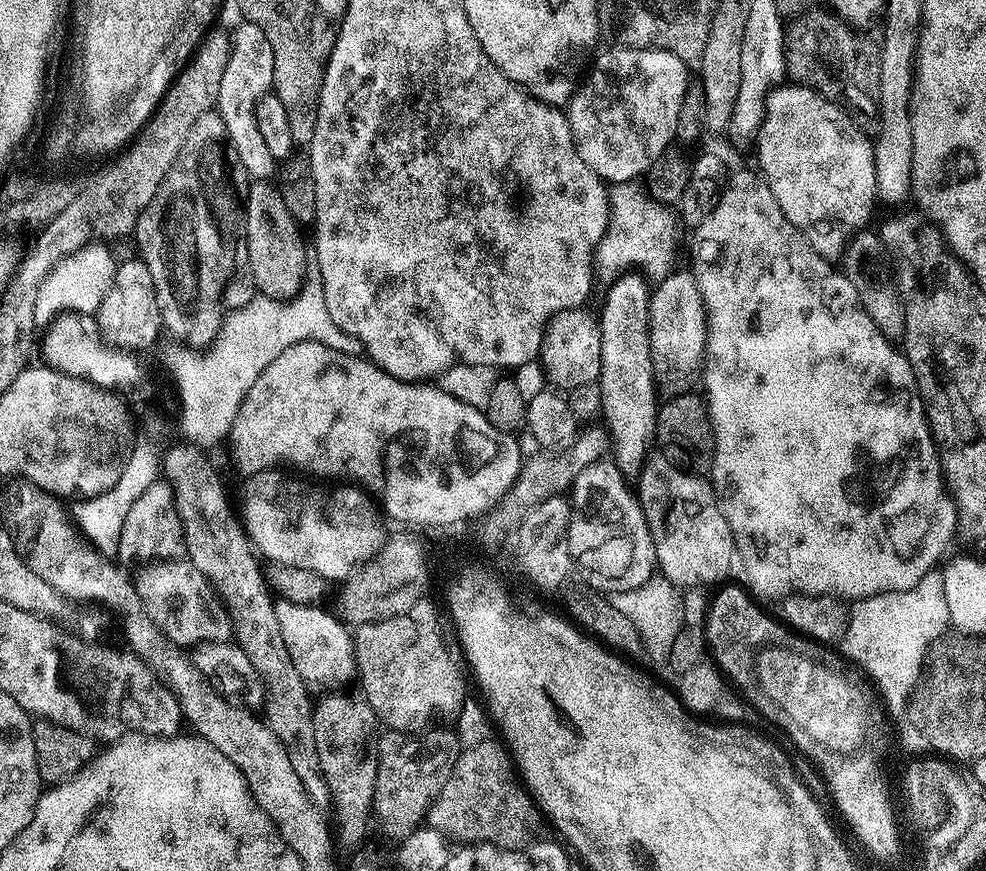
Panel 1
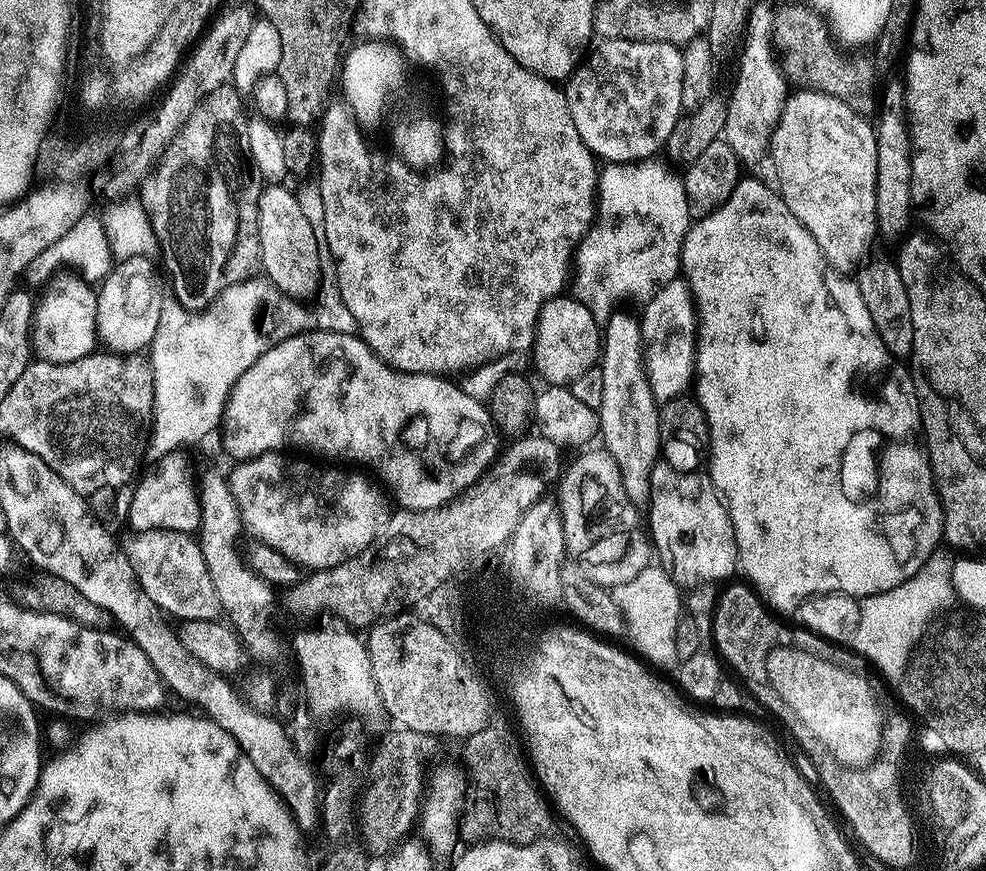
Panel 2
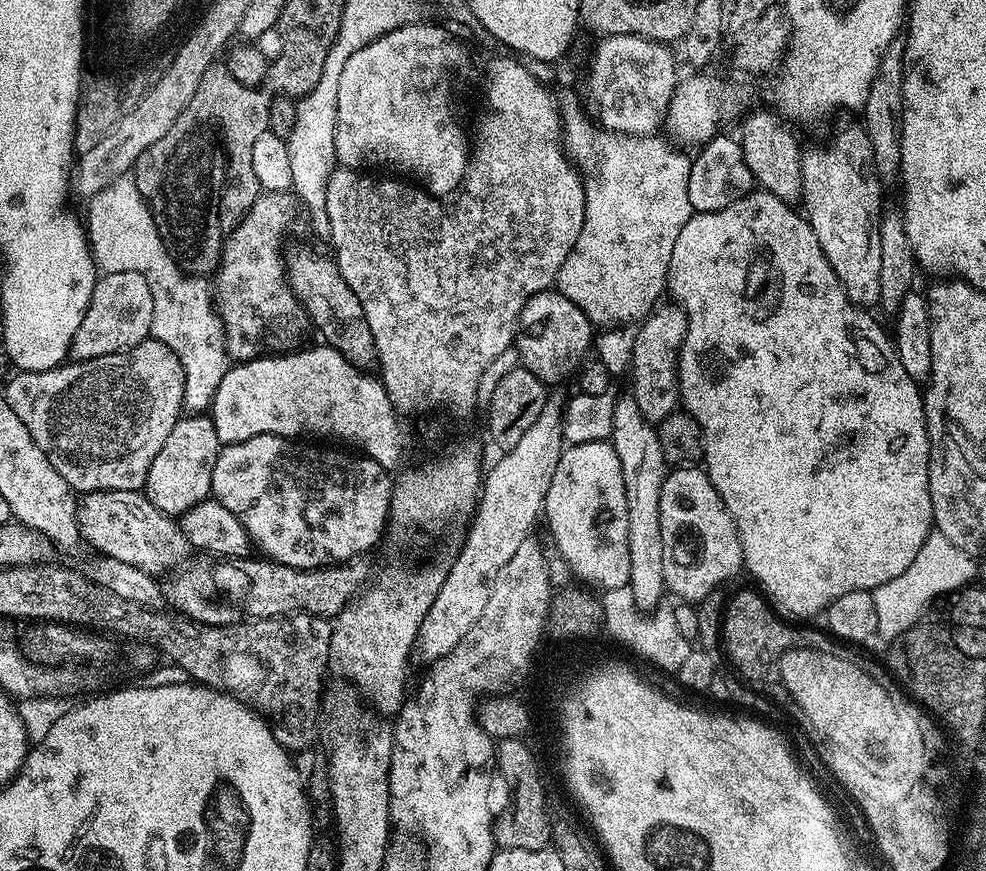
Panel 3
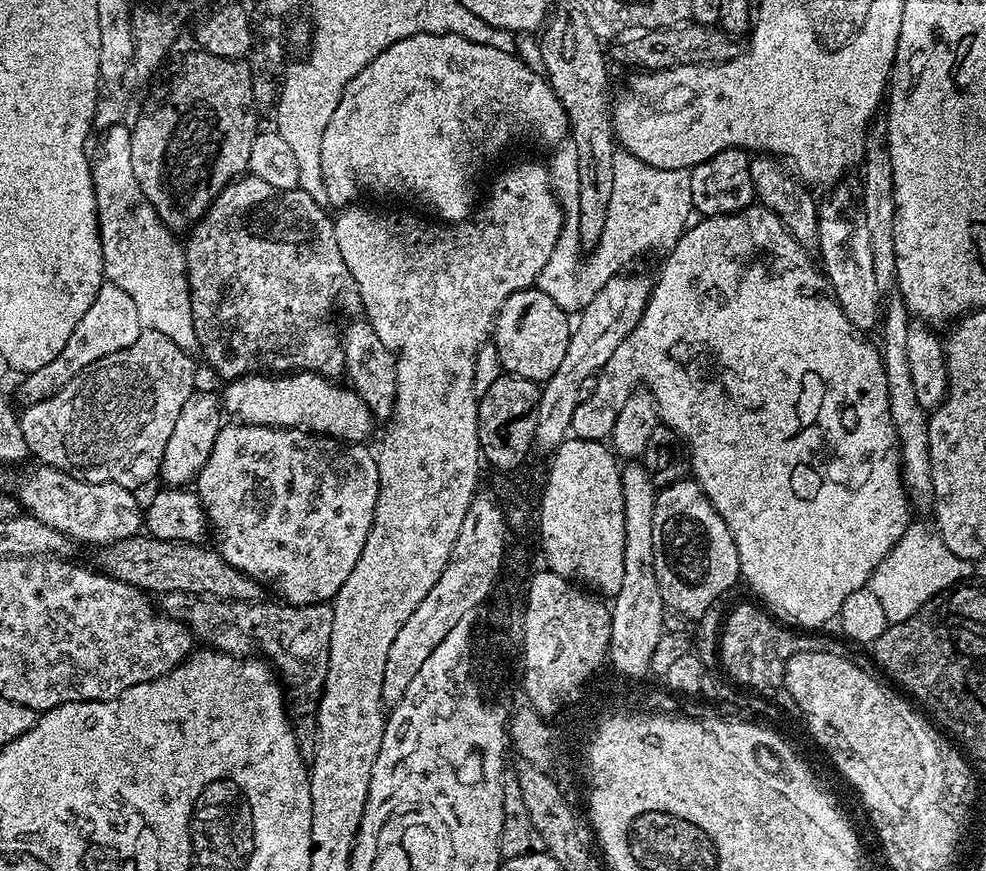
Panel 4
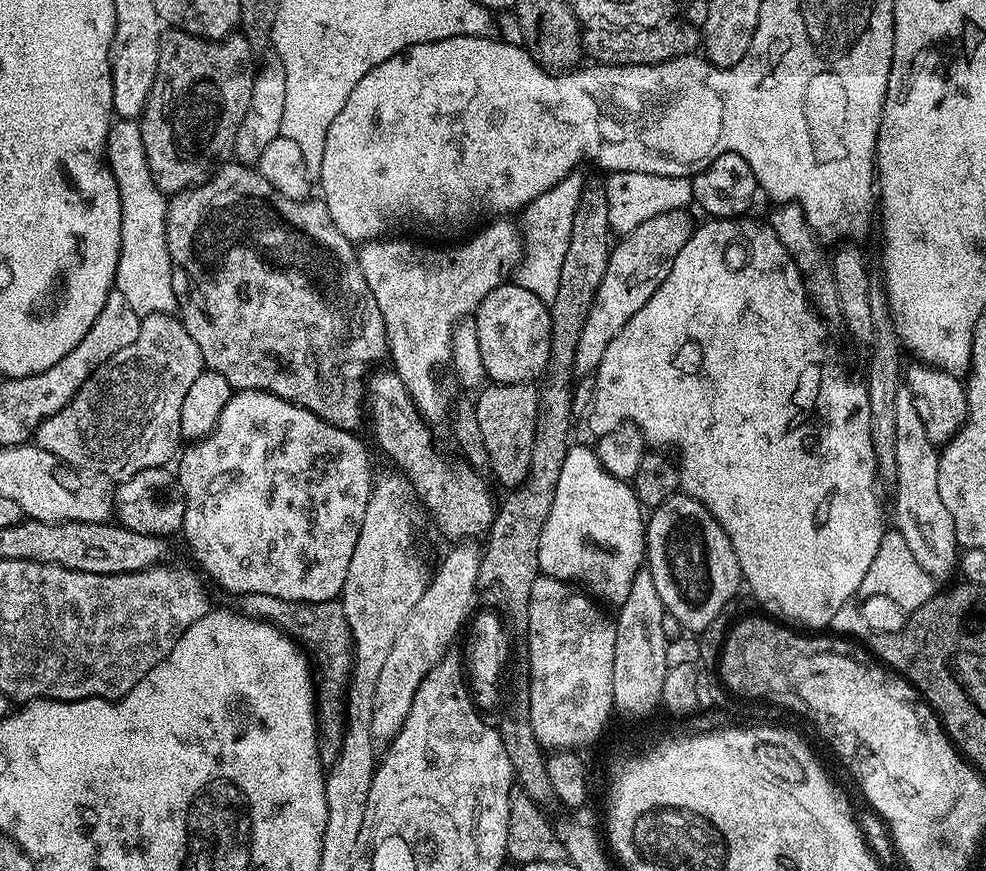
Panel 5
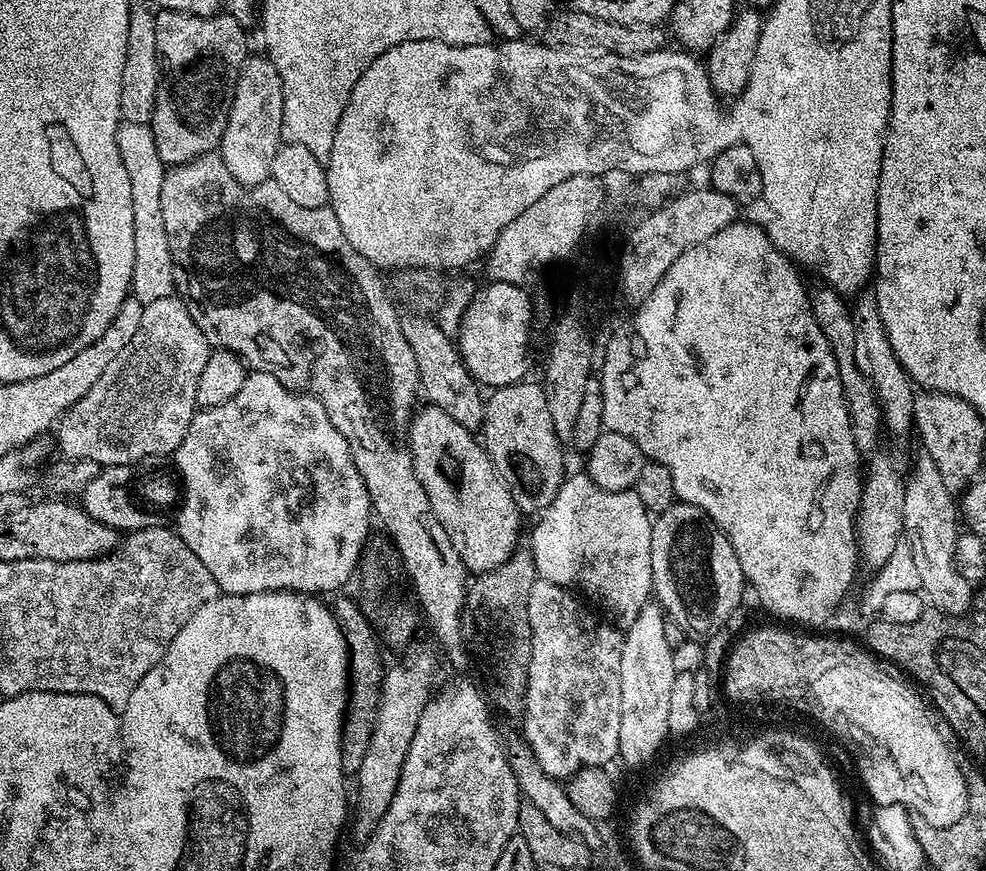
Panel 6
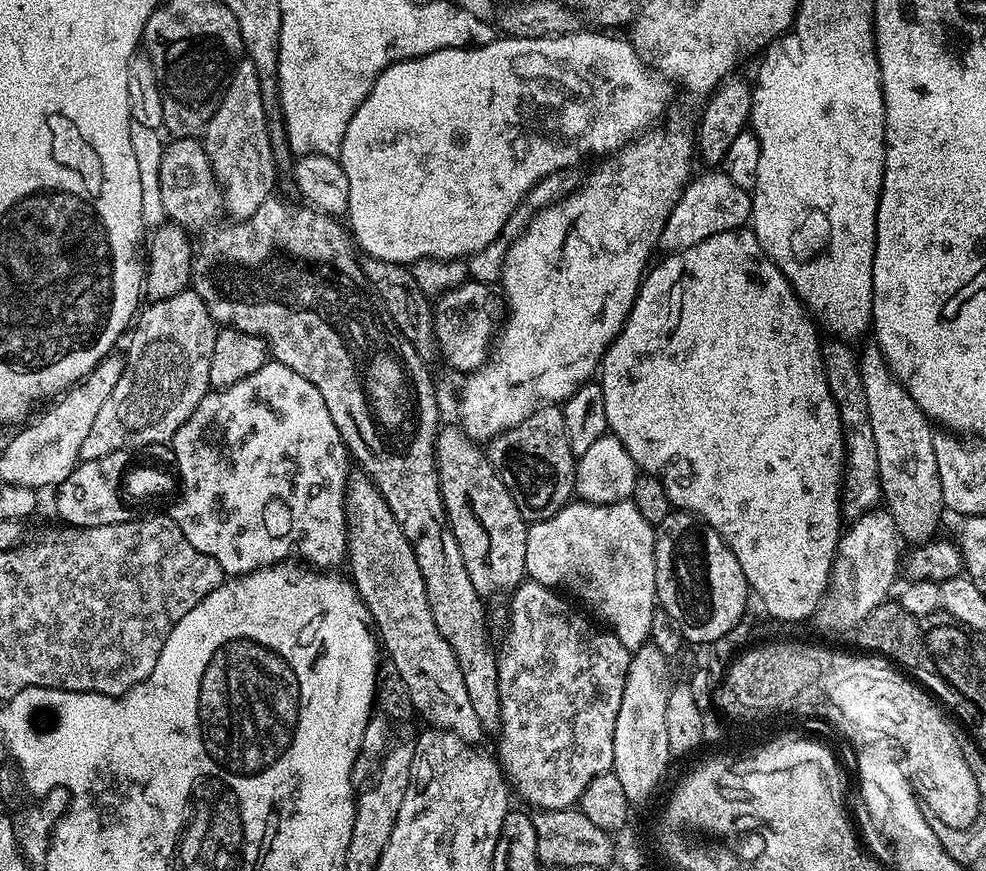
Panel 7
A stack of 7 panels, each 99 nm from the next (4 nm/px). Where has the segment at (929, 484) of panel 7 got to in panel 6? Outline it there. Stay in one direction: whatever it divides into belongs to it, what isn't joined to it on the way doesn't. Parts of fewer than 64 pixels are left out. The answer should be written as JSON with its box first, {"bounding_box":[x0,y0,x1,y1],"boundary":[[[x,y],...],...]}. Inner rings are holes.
{"bounding_box":[852,295,914,436],"boundary":[[[861,295],[860,301],[852,308],[852,320],[856,324],[854,334],[854,358],[858,361],[858,370],[870,378],[876,385],[876,398],[880,401],[882,424],[896,436],[904,436],[914,428],[914,385],[908,379],[908,371],[898,362],[894,350],[890,346],[890,338],[886,338],[886,330],[880,321],[875,295]]]}

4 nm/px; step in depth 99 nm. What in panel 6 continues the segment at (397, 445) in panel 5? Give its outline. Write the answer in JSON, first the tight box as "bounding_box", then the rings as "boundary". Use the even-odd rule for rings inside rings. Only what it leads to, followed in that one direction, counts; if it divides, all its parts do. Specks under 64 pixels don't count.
{"bounding_box":[408,402,521,574],"boundary":[[[428,402],[424,406],[424,409],[421,407],[413,415],[408,425],[408,448],[412,451],[418,482],[422,482],[422,490],[426,490],[426,498],[430,498],[434,514],[438,522],[442,522],[442,530],[450,534],[450,542],[454,542],[454,550],[458,550],[458,558],[462,558],[469,573],[479,574],[494,570],[502,566],[502,562],[510,559],[521,543],[521,510],[514,502],[506,482],[498,474],[494,462],[488,457],[488,451],[484,449],[483,443],[477,439],[474,432],[462,426],[461,422],[456,422],[438,405]]]}

